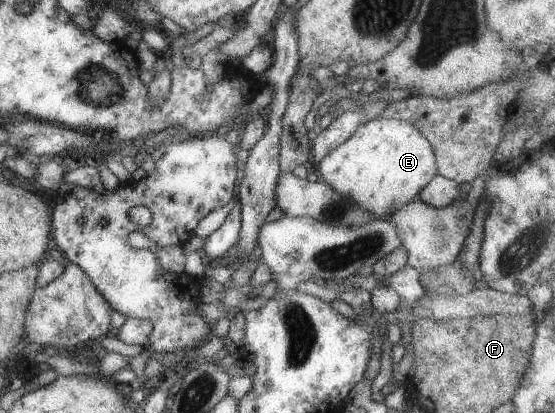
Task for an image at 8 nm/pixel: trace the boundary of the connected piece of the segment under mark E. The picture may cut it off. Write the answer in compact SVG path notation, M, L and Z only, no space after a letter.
M383 117L359 125L357 130L345 142L335 147L318 166L321 180L377 219L389 219L397 209L413 202L418 198L421 189L438 174L436 156L426 136L405 121Z

